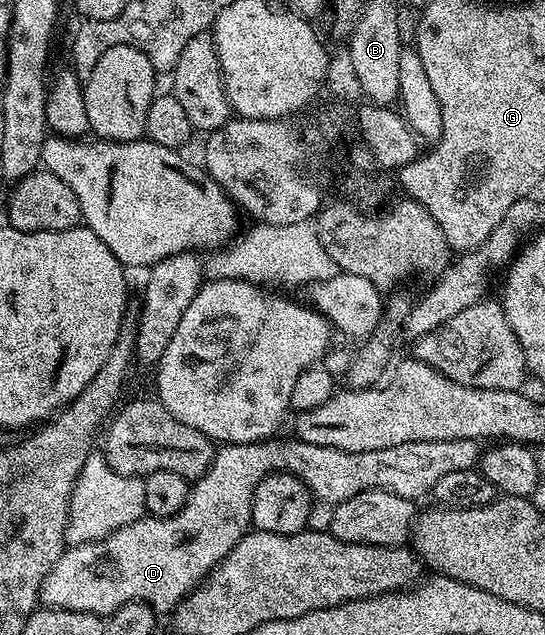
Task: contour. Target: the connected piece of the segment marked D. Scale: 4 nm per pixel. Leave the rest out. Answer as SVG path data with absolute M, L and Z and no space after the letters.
M464 438L463 440L423 440L422 442L408 442L407 444L395 444L395 448L383 448L382 450L372 450L371 452L343 452L339 448L325 448L319 444L307 444L300 440L292 440L293 442L277 442L278 440L266 440L264 442L231 442L222 445L220 449L214 453L211 468L203 475L202 478L196 479L192 483L189 496L183 508L179 508L179 512L175 512L166 518L154 518L146 516L135 520L131 524L127 524L123 528L119 528L115 532L111 532L105 538L100 538L94 542L78 542L70 545L59 556L59 560L55 560L55 568L51 568L51 572L47 572L47 576L43 576L43 584L41 585L41 596L39 599L42 607L51 610L74 610L75 612L87 612L88 614L96 614L98 616L108 616L113 614L119 608L123 608L123 604L128 602L145 602L152 610L156 610L158 615L165 616L176 610L177 605L184 601L185 597L204 582L212 570L221 563L231 552L231 548L235 548L235 544L239 544L239 540L250 529L253 521L253 493L255 488L265 479L267 474L276 474L278 472L288 472L294 474L302 484L309 487L310 495L314 499L329 502L328 504L336 504L343 500L351 500L351 496L359 496L359 492L367 492L368 490L386 490L387 492L395 492L395 496L403 496L404 498L412 498L420 500L421 497L432 495L435 483L443 476L447 476L447 472L463 472L464 470L474 469L480 463L483 453L483 446L476 438Z

